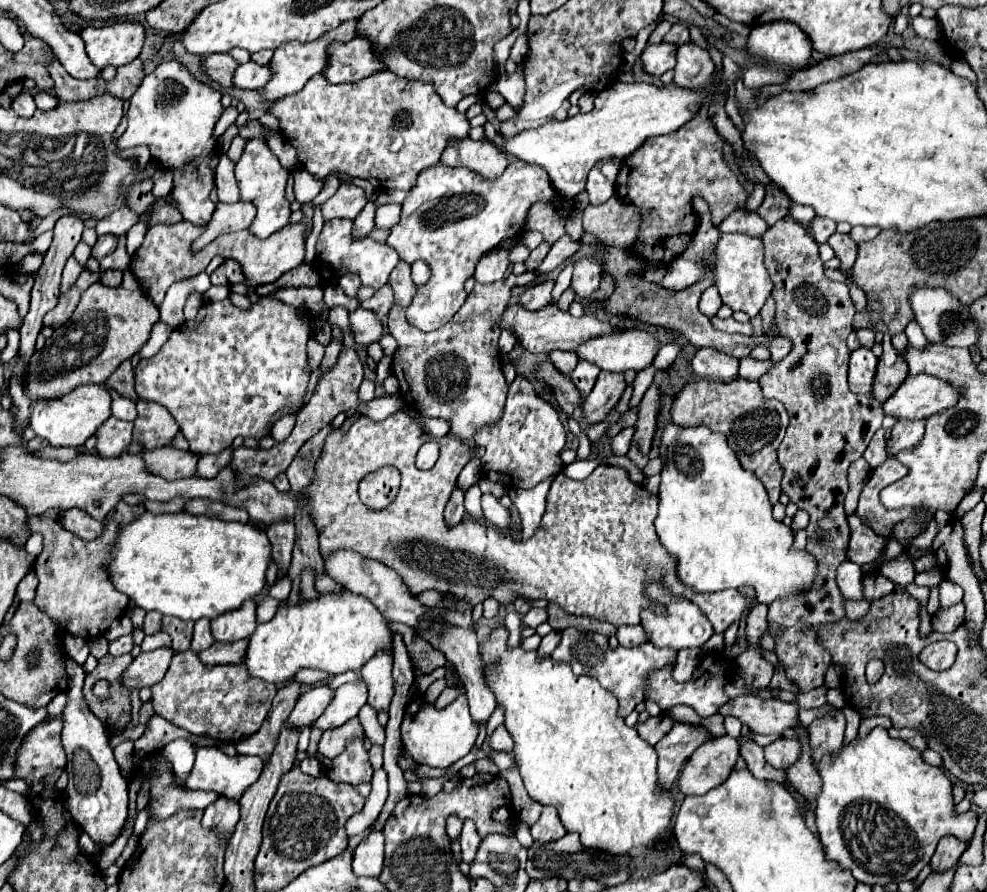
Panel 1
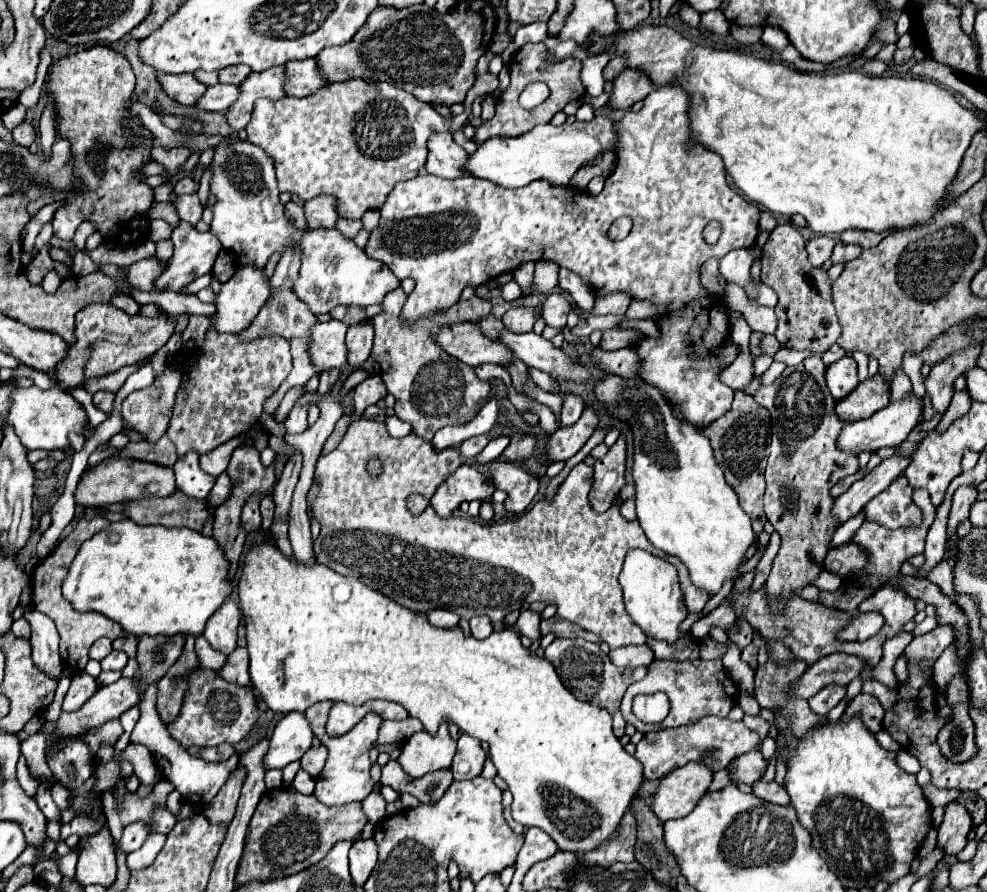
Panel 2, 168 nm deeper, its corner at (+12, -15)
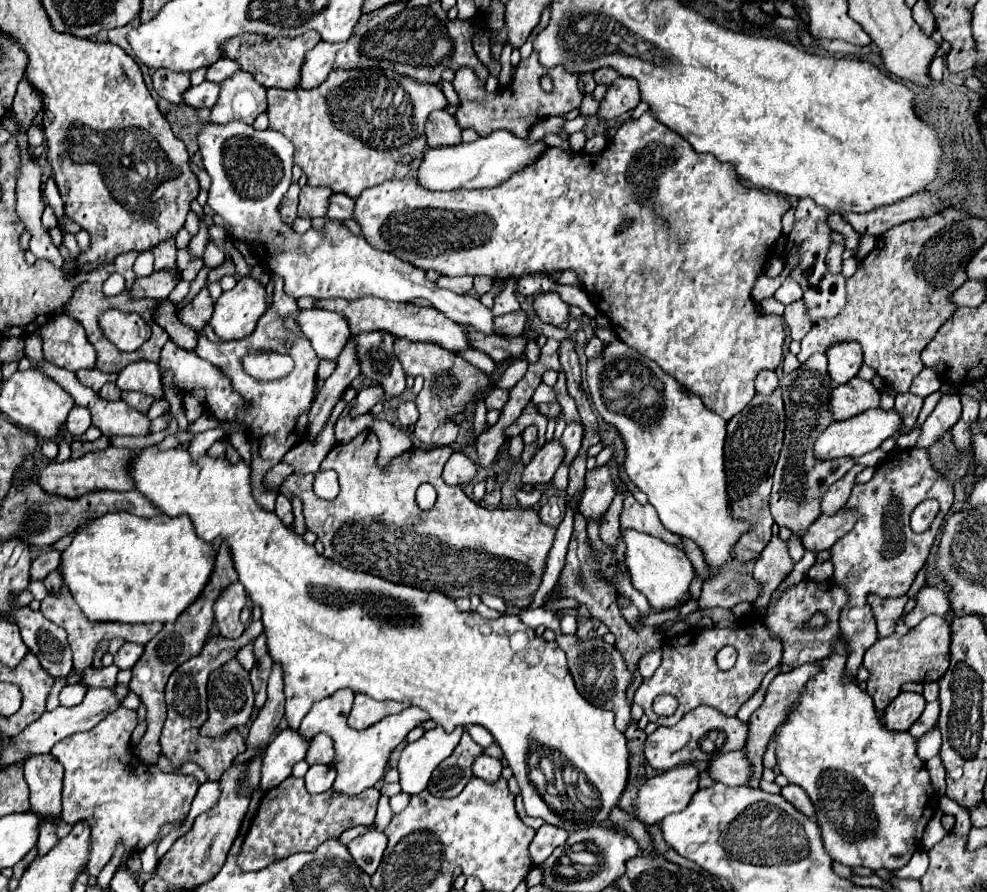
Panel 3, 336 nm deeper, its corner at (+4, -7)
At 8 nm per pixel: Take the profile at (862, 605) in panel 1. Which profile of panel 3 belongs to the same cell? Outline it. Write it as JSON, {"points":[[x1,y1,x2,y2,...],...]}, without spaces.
{"points":[[772,537,768,547,756,561,754,567,754,581,760,585,760,595,752,603,756,609,764,609,770,605,772,593,782,583,784,575,792,571,792,559,788,555,788,547,780,537]]}

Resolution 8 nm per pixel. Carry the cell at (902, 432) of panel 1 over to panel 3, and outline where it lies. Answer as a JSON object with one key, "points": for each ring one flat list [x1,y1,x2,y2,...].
{"points":[[840,509,832,517,820,515,820,519,816,519,816,523,812,523,812,527,808,527,808,531,804,533,802,539,804,549,814,553,830,549,840,537,846,535,848,529,852,529,854,521,856,521,856,513,844,509]]}

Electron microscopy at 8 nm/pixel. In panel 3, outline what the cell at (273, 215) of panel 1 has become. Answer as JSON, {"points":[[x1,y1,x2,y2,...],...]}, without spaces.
{"points":[[244,121,224,125,204,125,198,133,202,165,212,179,208,205,224,221,232,225,232,237,244,241,260,259,262,265,284,279,286,295,332,299,342,297,348,301,364,295,374,295,386,301,412,303,414,299,428,299,432,305,460,325,472,325,482,333,492,335,494,315,472,295,458,295,448,289,436,287,426,279,426,271,404,263,392,253,378,251,368,245,364,237,352,235,340,221,326,221,324,233,310,229,306,235,296,233,280,219,278,205,286,195,292,181,292,143,276,131,256,131]]}

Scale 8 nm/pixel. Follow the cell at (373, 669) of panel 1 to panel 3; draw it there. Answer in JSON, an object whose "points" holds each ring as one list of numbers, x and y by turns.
{"points":[[340,689,336,691,336,695,316,701,314,707,302,719,302,725,298,729,302,733,302,737,306,737,306,739,312,739,318,733,328,733,332,737,334,751,336,751,333,767,336,767,336,773,338,773,332,789,346,793,346,795,358,795,364,789,374,787,384,775,390,753,406,739,406,735,414,727,420,727,424,721,430,719,424,709,411,706,398,715,385,717,364,731,356,731,348,725,348,715,350,715,354,698,355,693,350,689]]}

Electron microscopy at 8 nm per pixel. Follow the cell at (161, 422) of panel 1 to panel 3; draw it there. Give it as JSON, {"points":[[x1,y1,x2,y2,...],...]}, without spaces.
{"points":[[148,361,130,363,118,373,116,385,122,391,142,391,146,395,162,399,162,381,160,381,158,363,148,363]]}

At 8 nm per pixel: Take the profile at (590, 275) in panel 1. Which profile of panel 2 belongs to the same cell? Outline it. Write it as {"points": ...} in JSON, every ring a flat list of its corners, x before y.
{"points":[[554,291,548,295,548,299,542,305,542,317,546,325,564,329,566,327,566,315,572,309,570,301,564,297,564,291]]}

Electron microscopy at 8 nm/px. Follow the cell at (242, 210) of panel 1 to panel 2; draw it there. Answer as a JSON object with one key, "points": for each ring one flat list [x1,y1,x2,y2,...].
{"points":[[180,221,172,231,174,255,172,263,156,281,158,287,166,287,170,291,180,291,184,285,192,283,204,273,212,271,212,265,220,253,220,241,212,231,200,233,194,225]]}

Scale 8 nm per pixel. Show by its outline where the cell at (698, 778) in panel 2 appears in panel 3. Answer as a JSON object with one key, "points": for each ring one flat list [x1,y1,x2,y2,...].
{"points":[[692,765,674,767,646,779,638,787,634,819,644,825,660,823,666,815,682,811,698,791,698,771]]}

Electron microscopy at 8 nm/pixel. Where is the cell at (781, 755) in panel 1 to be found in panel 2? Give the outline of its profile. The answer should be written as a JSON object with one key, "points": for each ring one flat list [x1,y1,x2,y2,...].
{"points":[[754,749,754,751,748,751,740,757,736,757,736,769,730,773,732,781,742,781,742,783,748,783,752,785,754,781,758,781,764,771,768,767,768,761,764,759,764,755]]}

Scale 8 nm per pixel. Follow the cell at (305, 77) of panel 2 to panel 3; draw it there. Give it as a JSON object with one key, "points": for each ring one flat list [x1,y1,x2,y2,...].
{"points":[[308,31,296,39,272,39,272,43,264,45,264,39,244,37,236,43,224,47,224,57,238,61,242,71,248,71,260,85,264,87,280,87,280,89,294,89,300,81,300,67,308,49,312,49,320,41,320,35]]}

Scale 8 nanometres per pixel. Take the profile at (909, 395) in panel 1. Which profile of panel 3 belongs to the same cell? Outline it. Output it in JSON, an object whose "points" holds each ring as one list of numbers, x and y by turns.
{"points":[[868,409,852,419,846,421,834,421,830,423,828,429,822,431,822,435,814,443,814,453,816,459,838,459,838,457,860,457,864,453,870,453,880,447,886,439,894,437,898,431,898,425,902,423,900,415,892,411,882,411,882,409]]}

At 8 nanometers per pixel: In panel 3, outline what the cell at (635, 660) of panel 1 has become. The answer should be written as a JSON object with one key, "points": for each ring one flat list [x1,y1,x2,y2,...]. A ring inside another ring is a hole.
{"points":[[556,633,556,643,568,657,568,669,576,681,576,689,580,691,580,695,588,703,612,711,616,715,616,729,624,731,630,721,630,705,626,701,626,689,632,681,632,673,628,671,616,647,606,645,602,639,580,641,576,635,564,635,564,633],[598,641,600,641,600,655,598,655]]}

